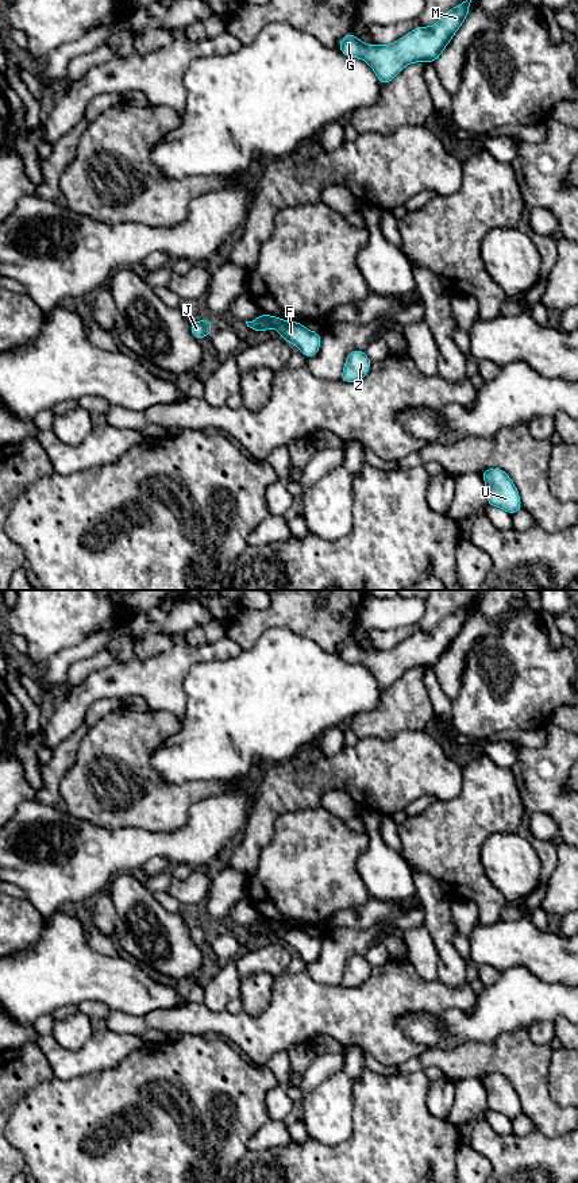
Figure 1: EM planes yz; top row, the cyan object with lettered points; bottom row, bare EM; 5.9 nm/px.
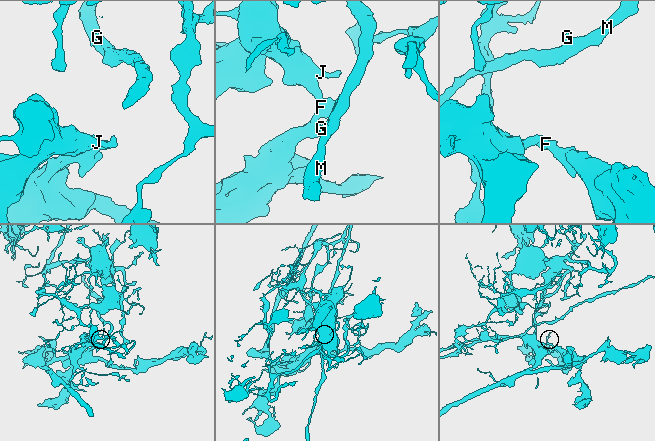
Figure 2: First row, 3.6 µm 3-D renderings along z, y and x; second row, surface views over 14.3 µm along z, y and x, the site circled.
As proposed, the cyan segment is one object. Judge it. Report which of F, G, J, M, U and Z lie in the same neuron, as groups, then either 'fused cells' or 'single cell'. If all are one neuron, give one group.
F G M U Z / J | fused cells

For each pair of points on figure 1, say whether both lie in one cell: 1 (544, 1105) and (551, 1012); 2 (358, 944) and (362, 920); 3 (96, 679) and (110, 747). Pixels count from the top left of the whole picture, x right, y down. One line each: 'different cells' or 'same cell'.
1: different cells
2: different cells
3: different cells

